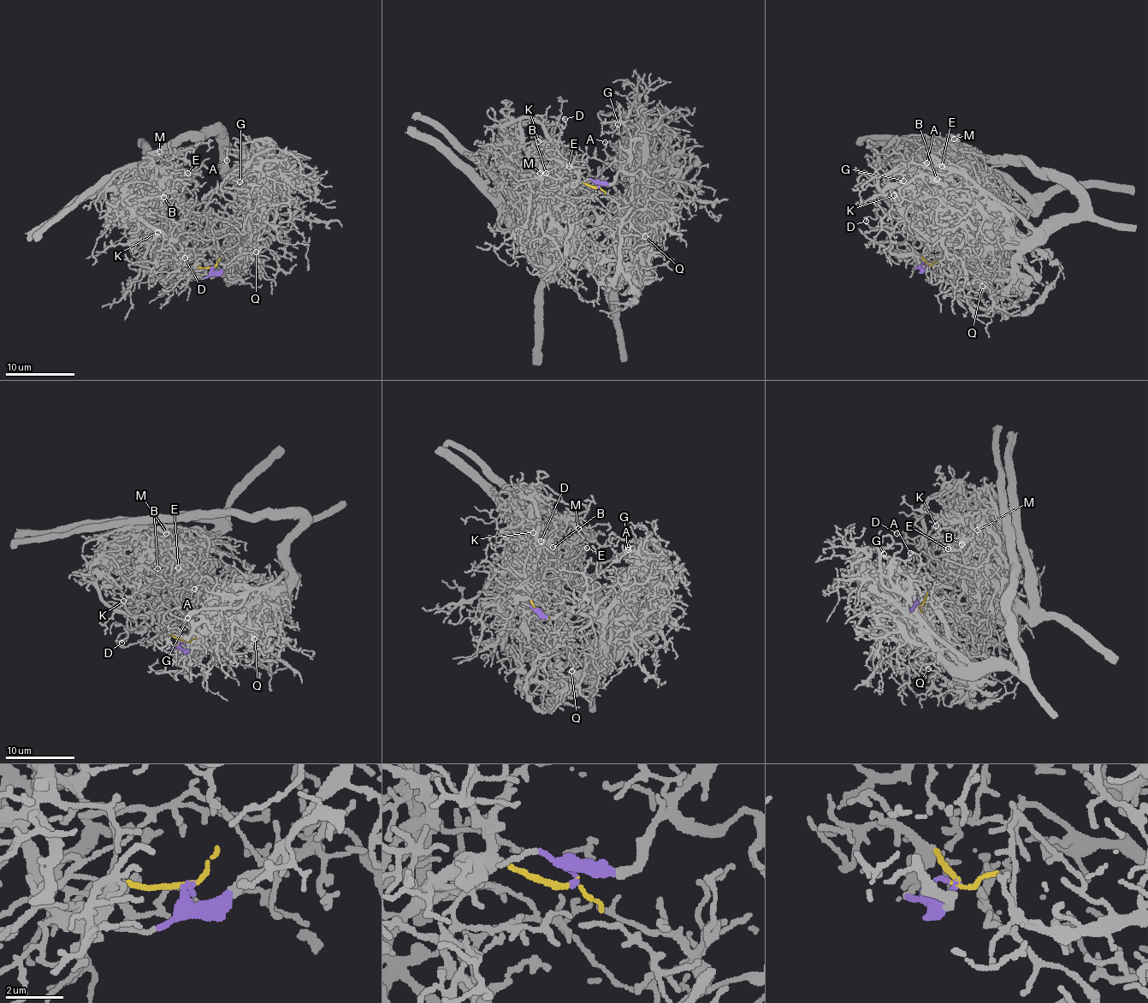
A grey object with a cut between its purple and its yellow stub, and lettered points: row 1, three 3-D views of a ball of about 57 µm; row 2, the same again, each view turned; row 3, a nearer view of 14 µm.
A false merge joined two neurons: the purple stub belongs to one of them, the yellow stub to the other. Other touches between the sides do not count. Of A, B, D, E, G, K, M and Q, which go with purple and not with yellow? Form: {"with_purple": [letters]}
{"with_purple": ["A", "G", "Q"]}

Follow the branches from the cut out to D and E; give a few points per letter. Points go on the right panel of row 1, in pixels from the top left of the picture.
D: (927, 264), (921, 254), (933, 241), (929, 238), (895, 219), (865, 221)
E: (927, 264), (921, 254), (924, 258), (940, 238), (966, 225), (954, 198), (967, 190), (951, 181), (941, 167)

